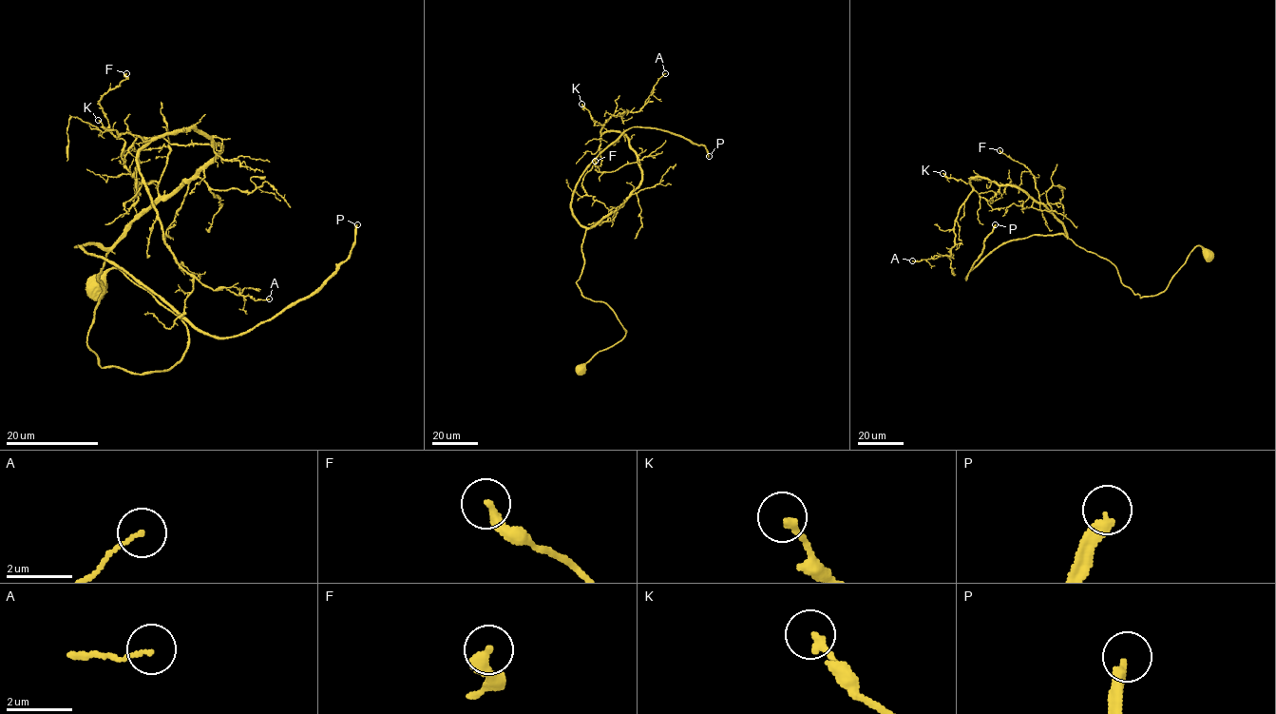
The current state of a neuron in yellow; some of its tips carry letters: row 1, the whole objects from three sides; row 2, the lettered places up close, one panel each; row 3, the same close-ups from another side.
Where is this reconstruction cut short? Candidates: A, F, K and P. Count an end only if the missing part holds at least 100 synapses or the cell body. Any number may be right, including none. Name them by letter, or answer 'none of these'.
P

